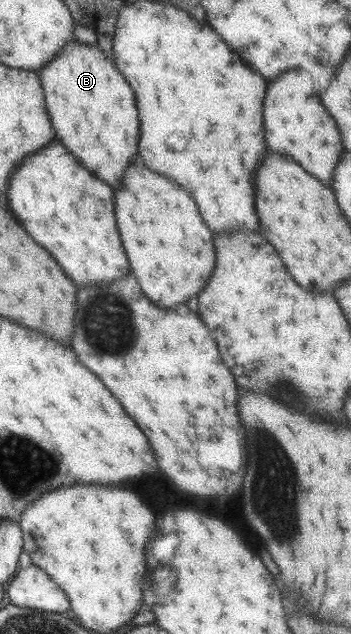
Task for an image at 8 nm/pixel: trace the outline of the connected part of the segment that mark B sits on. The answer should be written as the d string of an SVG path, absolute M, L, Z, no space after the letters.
M75 38L65 43L59 49L59 53L51 61L47 61L37 74L55 141L61 143L79 161L79 165L87 169L91 175L95 175L97 179L103 179L103 183L113 187L113 190L121 186L119 179L123 177L123 171L131 163L133 155L137 154L137 139L139 139L139 120L135 99L127 80L97 45L83 45Z

